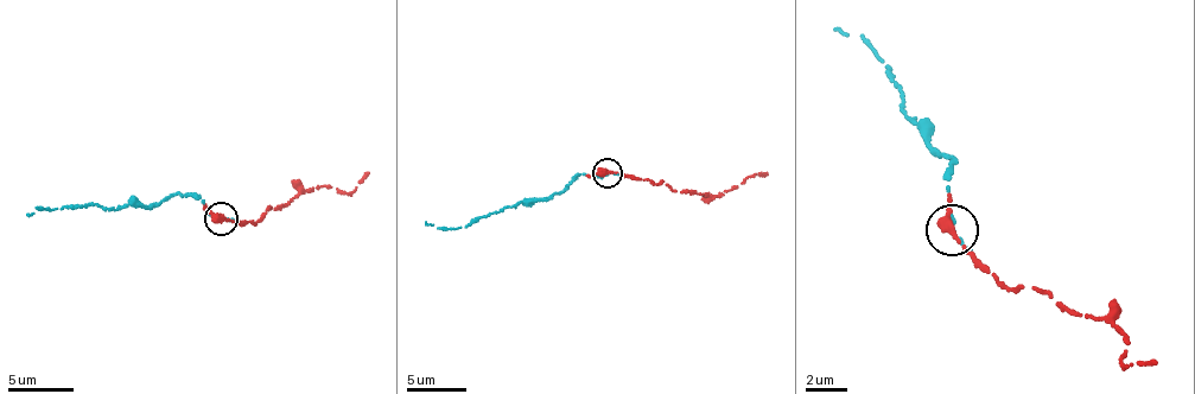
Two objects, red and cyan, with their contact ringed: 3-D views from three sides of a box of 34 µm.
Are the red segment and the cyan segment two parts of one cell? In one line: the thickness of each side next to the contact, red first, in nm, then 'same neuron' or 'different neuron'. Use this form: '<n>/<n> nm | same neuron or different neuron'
360/240 nm | same neuron

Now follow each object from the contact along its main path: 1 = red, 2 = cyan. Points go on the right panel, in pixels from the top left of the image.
1: (954, 230), (1006, 287), (1022, 286), (1114, 323), (1127, 340), (1122, 363), (1158, 361)
2: (954, 230), (948, 213), (949, 176), (955, 160), (900, 109), (903, 93), (862, 35), (833, 31)

